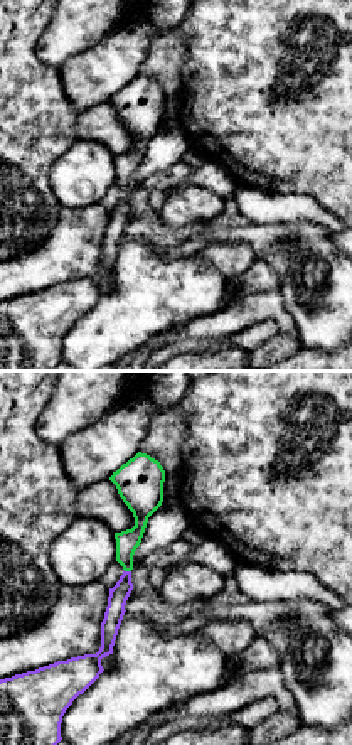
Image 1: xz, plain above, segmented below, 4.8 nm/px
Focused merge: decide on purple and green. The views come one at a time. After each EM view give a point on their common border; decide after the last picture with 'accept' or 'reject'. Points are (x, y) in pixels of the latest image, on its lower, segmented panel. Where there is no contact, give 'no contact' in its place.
contact (128, 572)

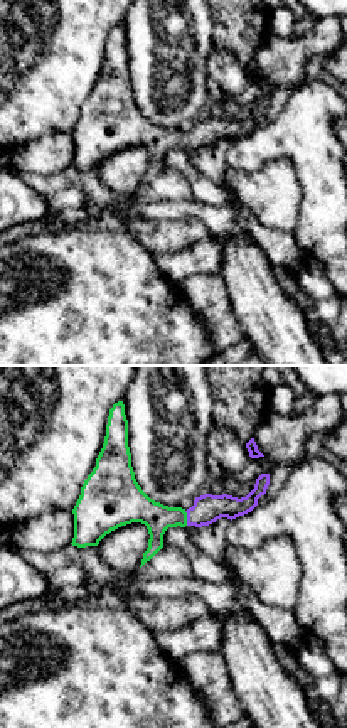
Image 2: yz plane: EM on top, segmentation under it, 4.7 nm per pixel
contact (187, 518)

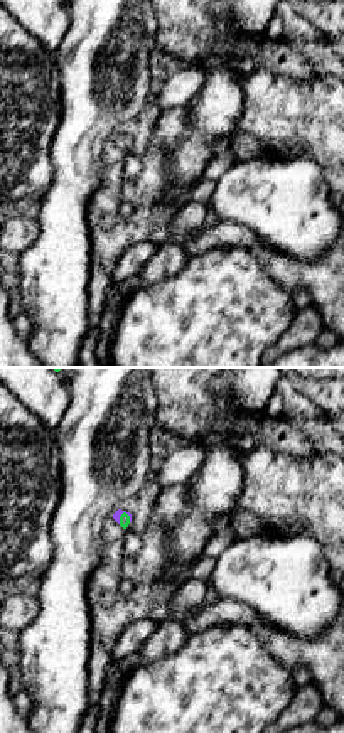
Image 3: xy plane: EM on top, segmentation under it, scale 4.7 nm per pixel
contact (118, 518)

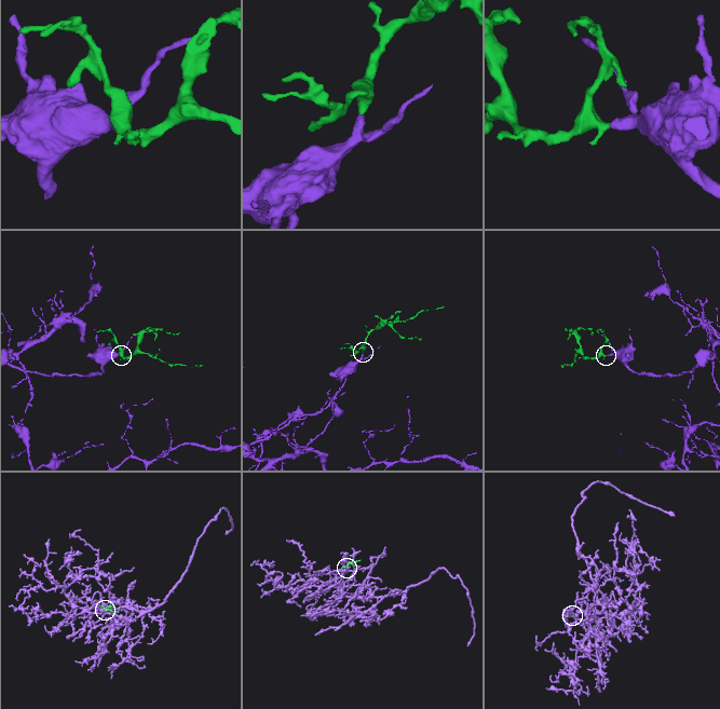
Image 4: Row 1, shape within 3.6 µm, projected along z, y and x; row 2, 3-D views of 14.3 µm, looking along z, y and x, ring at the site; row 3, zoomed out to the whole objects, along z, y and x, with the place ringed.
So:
accept

